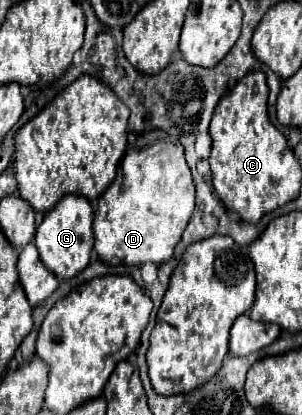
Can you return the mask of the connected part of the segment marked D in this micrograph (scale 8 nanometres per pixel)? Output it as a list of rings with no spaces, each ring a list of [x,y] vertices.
[[[152,130],[142,134],[134,144],[130,144],[120,164],[118,176],[98,200],[98,210],[94,214],[94,238],[96,238],[94,250],[98,252],[100,260],[112,266],[118,266],[118,264],[140,266],[146,262],[152,262],[158,266],[162,262],[168,262],[194,210],[194,192],[196,190],[192,184],[190,168],[184,160],[182,144],[178,144],[178,140],[174,140],[166,132]]]

